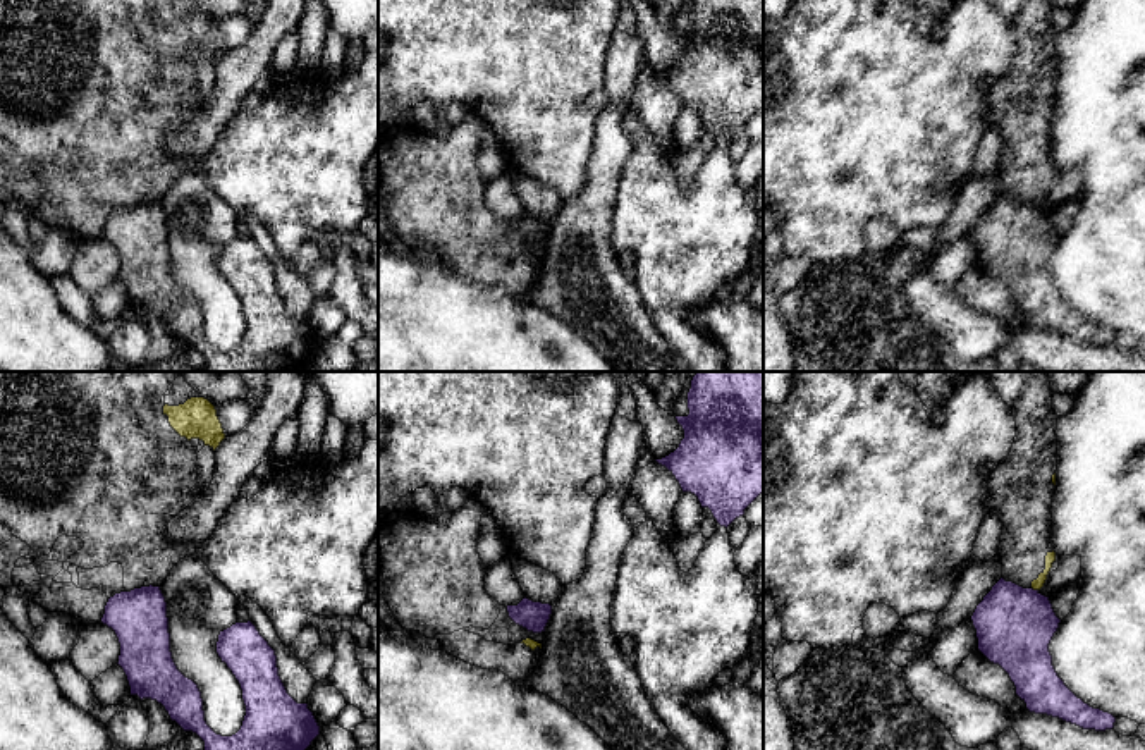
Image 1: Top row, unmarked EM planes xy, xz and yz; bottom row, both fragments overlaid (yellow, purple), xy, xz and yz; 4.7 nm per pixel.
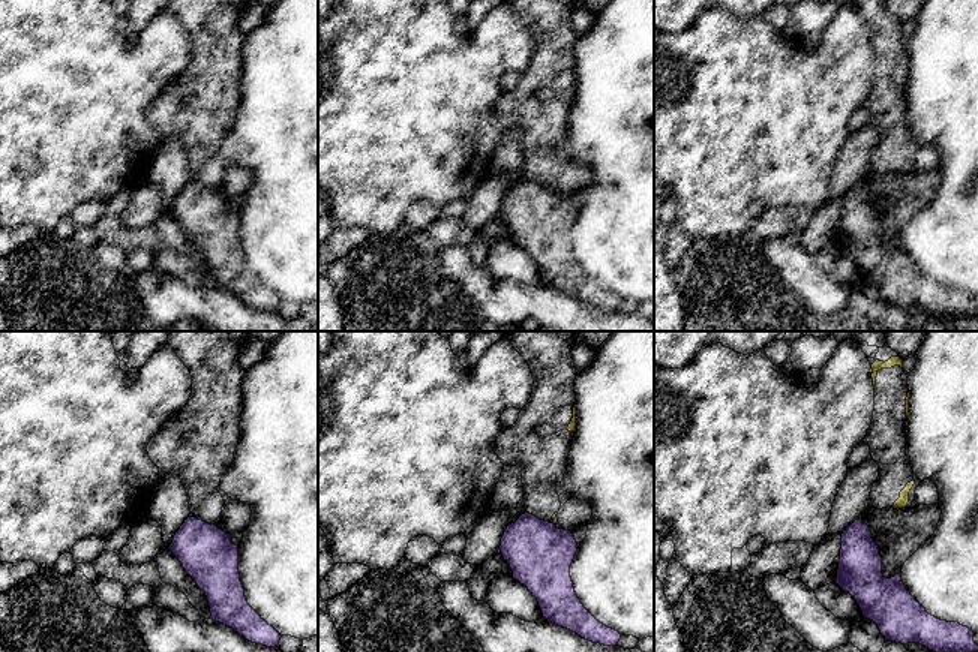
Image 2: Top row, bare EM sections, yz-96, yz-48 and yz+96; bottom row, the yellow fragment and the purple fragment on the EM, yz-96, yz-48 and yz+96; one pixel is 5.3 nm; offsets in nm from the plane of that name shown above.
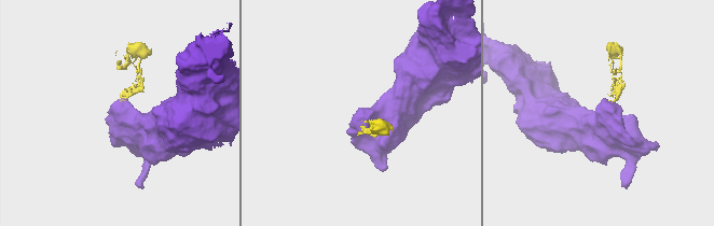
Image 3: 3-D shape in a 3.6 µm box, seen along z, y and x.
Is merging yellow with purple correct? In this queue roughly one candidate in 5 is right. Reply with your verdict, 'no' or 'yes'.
no

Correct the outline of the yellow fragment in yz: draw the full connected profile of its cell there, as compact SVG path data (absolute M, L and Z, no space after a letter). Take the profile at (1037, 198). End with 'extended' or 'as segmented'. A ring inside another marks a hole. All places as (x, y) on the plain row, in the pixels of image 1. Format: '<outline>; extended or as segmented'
M1050 0L995 2L1016 33L1016 52L1007 74L990 88L985 127L997 129L1002 138L999 160L1002 193L1050 212L1081 193L1081 172L1075 169L1057 170L1050 157L1050 122L1059 101L1056 50L1059 31L1052 22L1054 7Z; extended

